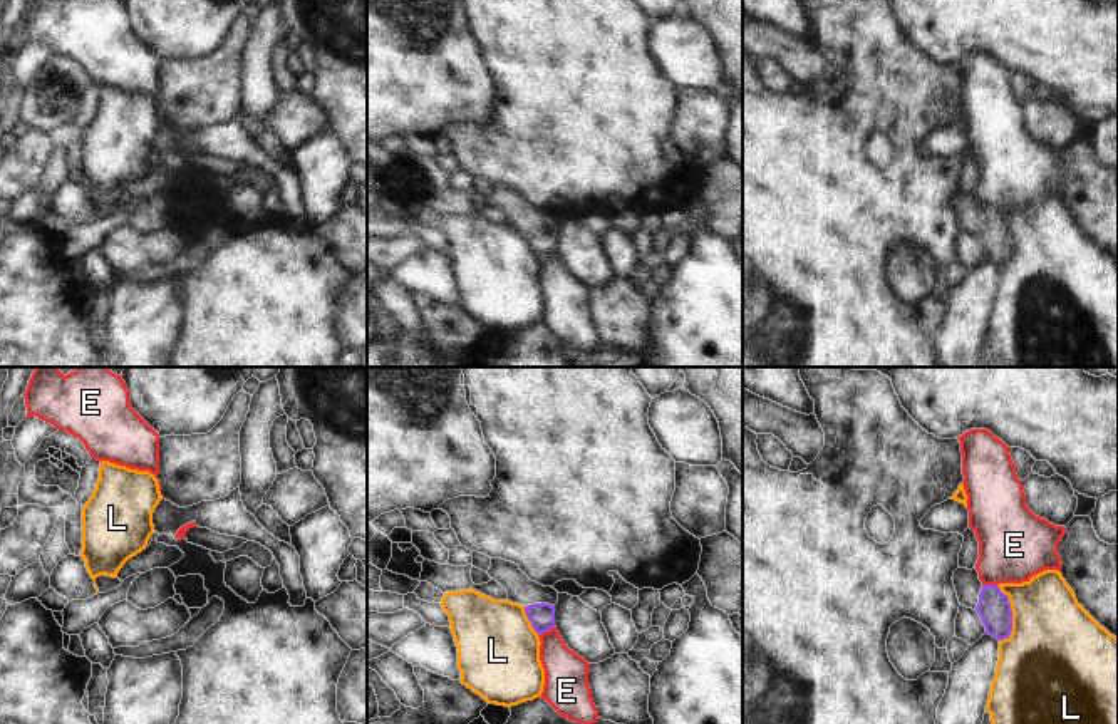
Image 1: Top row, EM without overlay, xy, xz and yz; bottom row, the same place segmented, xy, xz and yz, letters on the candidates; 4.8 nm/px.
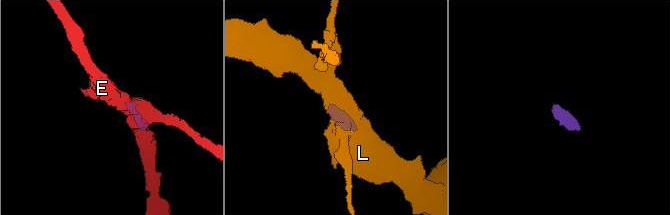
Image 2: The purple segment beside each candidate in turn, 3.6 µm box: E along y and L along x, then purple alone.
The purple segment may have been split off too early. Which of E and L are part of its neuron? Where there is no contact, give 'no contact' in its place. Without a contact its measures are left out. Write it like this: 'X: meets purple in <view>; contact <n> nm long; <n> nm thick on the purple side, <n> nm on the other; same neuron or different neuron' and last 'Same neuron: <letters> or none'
E: meets purple in xz; contact 90 nm long; 130 nm thick on the purple side, 200 nm on the other; different neuron
L: meets purple in yz; contact 280 nm long; 160 nm thick on the purple side, 420 nm on the other; different neuron
Same neuron: none

